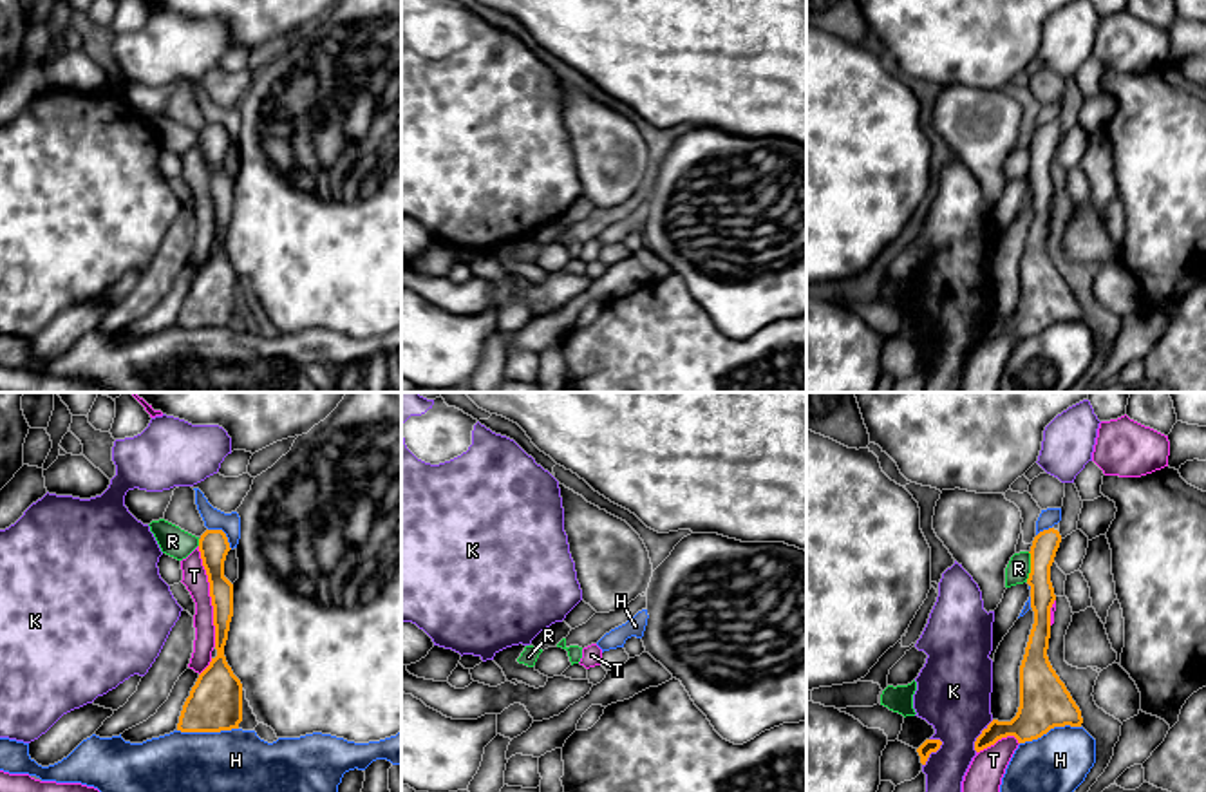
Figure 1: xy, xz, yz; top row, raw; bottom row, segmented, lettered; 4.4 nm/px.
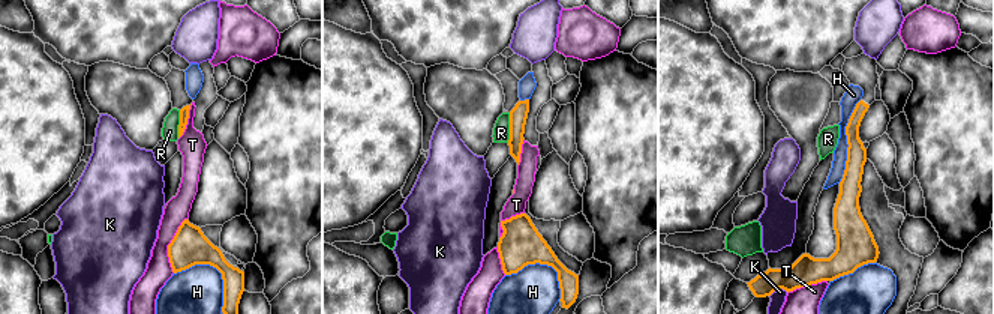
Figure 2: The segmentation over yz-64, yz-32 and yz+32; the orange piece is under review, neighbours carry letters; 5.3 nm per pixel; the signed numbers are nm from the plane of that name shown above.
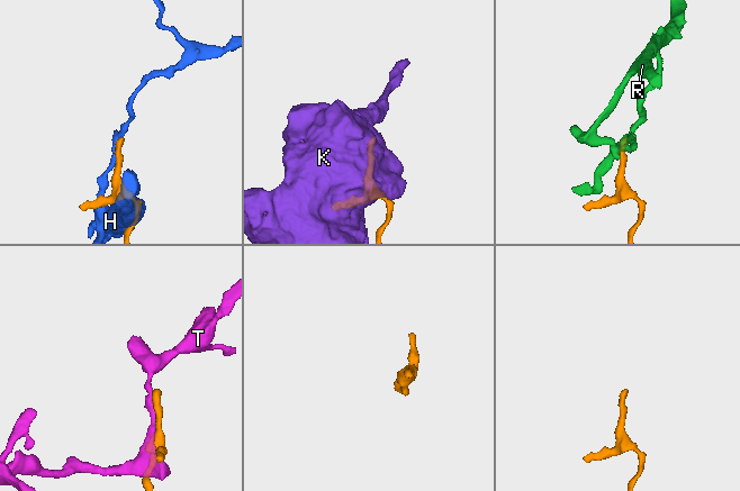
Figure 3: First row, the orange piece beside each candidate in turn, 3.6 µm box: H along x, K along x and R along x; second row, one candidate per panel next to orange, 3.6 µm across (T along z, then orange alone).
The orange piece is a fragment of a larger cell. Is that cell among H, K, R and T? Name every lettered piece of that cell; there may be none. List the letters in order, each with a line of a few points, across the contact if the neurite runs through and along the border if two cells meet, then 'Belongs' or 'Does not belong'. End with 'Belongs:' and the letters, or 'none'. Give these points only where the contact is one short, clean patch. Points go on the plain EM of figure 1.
H: Does not belong
K: Does not belong
R: Line: yz (1029, 147), (1029, 172), (1026, 176). Does not belong
T: Does not belong
Belongs: none

